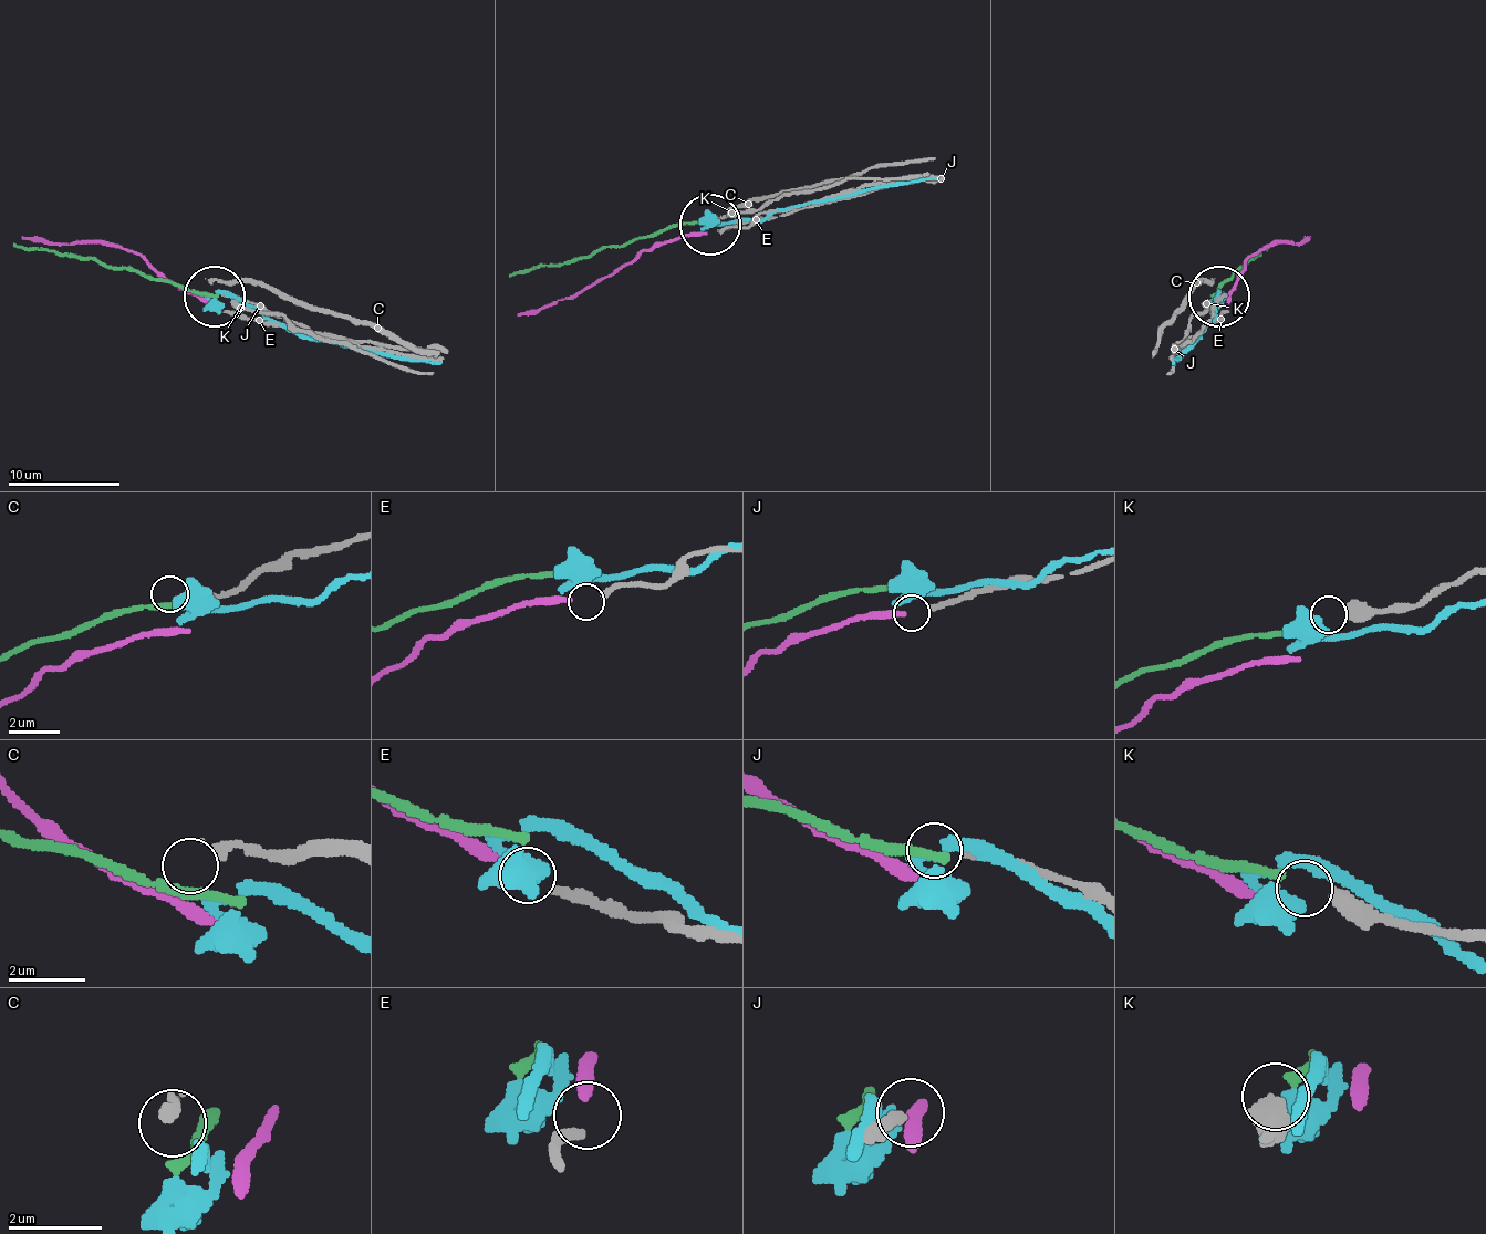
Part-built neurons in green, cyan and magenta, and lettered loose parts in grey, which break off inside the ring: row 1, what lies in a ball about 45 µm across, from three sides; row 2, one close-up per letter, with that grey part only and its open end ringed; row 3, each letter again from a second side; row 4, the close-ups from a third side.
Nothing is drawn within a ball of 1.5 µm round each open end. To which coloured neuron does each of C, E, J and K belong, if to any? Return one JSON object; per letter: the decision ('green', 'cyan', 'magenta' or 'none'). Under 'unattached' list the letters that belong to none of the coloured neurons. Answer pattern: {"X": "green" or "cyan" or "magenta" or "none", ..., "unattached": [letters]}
{"C": "none", "E": "none", "J": "none", "K": "green", "unattached": ["C", "E", "J"]}

